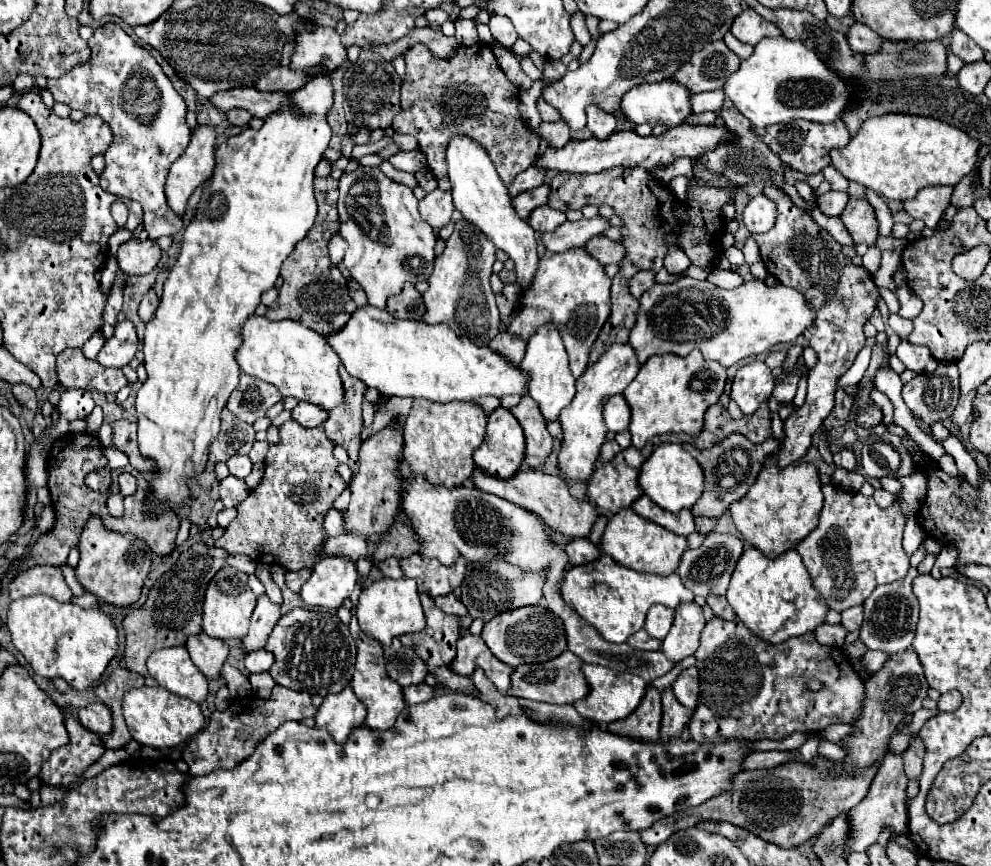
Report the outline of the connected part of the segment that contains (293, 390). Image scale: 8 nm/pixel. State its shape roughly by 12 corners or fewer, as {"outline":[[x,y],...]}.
{"outline":[[253,314],[241,372],[325,410],[343,402],[339,356],[295,320]]}

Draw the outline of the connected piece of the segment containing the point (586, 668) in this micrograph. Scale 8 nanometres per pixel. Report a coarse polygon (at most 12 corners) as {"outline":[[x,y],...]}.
{"outline":[[583,664],[589,694],[573,706],[609,724],[629,716],[647,682]]}

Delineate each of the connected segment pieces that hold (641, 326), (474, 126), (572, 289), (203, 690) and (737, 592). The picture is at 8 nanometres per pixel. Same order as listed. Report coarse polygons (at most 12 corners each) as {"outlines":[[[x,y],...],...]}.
{"outlines":[[[753,278],[641,296],[641,364],[697,348],[723,368],[795,340],[815,312]],[[489,44],[405,56],[393,130],[417,138],[449,190],[457,128],[505,186],[537,154],[519,90]],[[545,252],[513,322],[523,342],[555,324],[577,380],[609,316],[603,266]],[[187,648],[157,650],[149,676],[165,690],[201,702],[207,678]],[[745,548],[727,600],[771,644],[813,632],[829,606],[795,550]]]}

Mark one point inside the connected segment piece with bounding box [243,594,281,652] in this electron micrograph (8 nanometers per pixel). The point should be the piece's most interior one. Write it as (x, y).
(266, 614)

